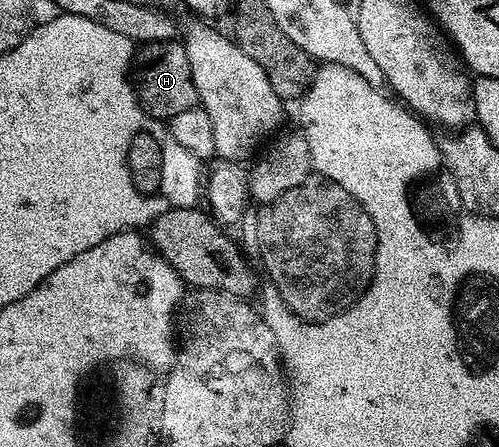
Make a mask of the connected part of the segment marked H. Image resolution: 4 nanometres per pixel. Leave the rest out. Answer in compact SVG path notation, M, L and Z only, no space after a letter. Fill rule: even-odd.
M181 41L141 43L132 66L137 71L132 78L136 97L151 119L171 120L179 116L180 112L199 105L196 84L192 84L192 68L188 68L188 52ZM138 70L142 71L138 74Z

